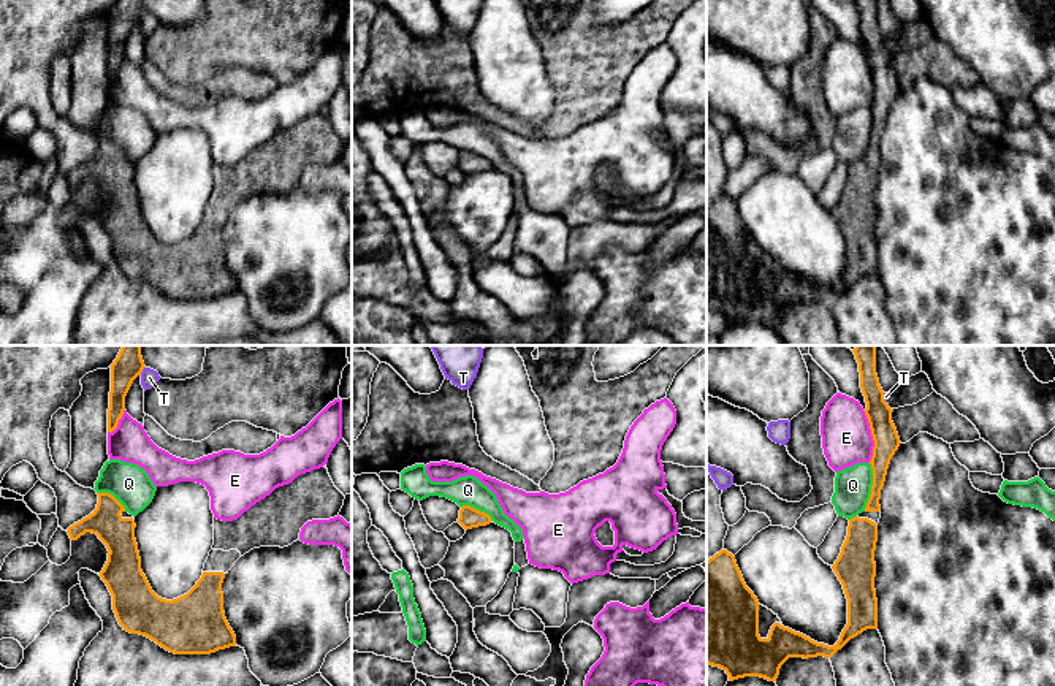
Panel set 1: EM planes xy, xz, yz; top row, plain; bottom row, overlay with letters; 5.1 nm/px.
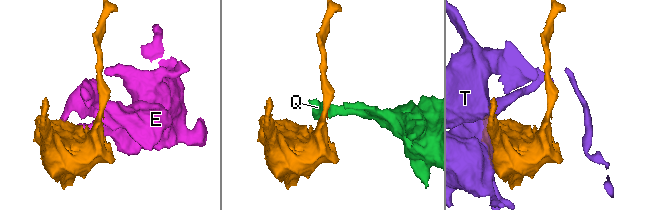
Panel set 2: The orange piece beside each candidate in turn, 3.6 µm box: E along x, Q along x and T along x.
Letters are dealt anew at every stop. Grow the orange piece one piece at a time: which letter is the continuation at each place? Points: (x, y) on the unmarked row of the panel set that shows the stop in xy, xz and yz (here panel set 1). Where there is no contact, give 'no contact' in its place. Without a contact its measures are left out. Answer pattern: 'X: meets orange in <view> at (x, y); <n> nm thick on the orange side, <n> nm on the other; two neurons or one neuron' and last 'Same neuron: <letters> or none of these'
E: meets orange in yz at (872, 80); 130 nm thick on the orange side, 260 nm on the other; two neurons
Q: meets orange in yz at (872, 132); 130 nm thick on the orange side, 190 nm on the other; two neurons
T: meets orange in yz at (883, 43); 130 nm thick on the orange side, 20 nm on the other; two neurons
Same neuron: none of these

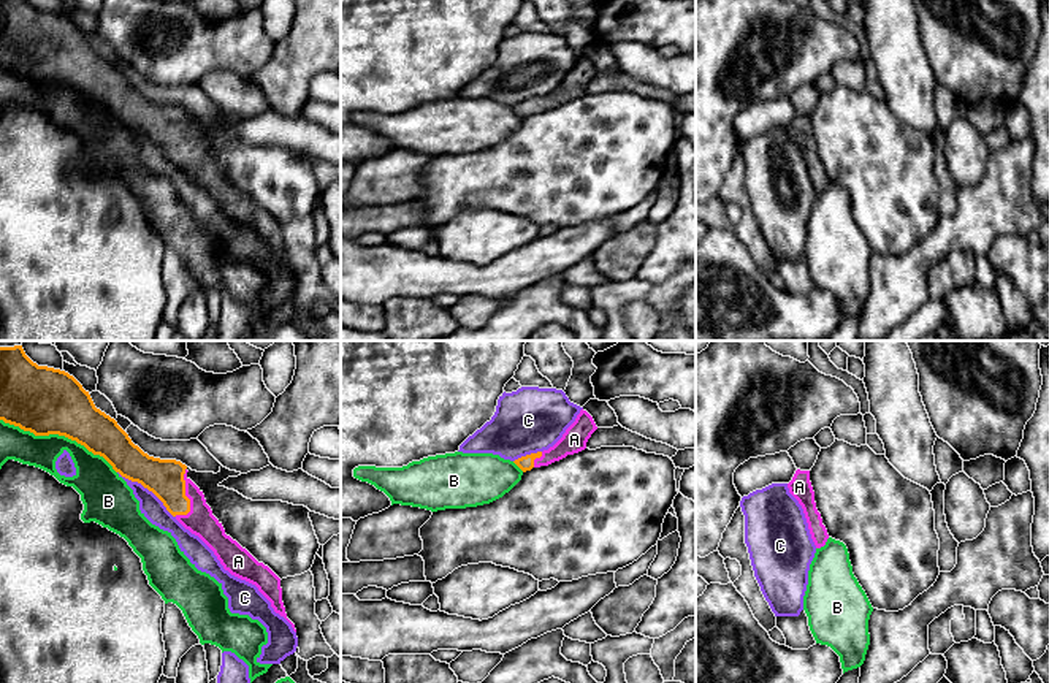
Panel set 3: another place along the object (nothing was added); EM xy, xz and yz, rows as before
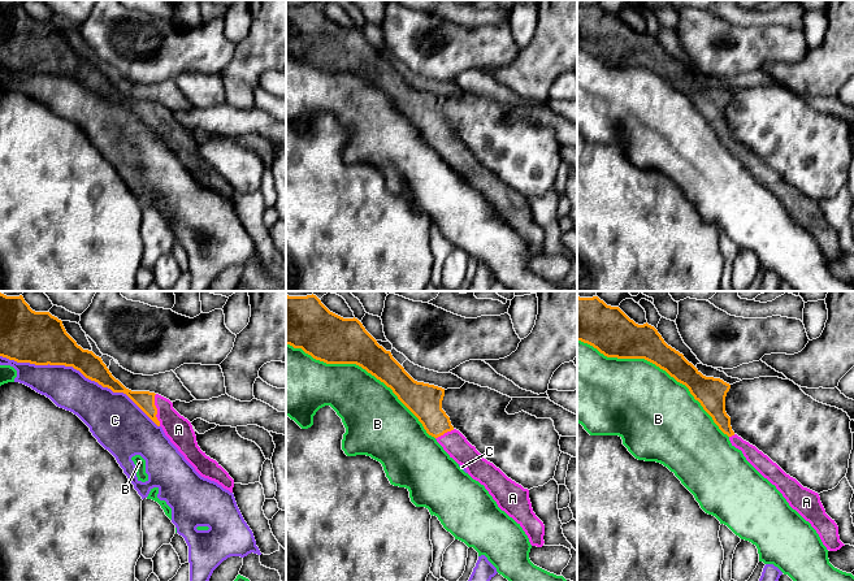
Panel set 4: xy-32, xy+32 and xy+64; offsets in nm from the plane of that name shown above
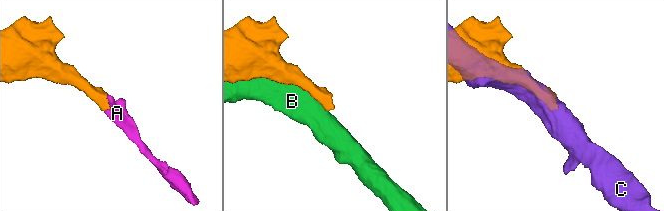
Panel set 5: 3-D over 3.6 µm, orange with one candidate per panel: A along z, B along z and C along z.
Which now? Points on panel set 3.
A: meets orange in xy at (186, 141); 190 nm thick on the orange side, 140 nm on the other; one neuron
B: meets orange in xy at (59, 80); 340 nm thick on the orange side, 180 nm on the other; two neurons
C: meets orange in xy at (148, 133); 190 nm thick on the orange side, 110 nm on the other; two neurons
Same neuron: A

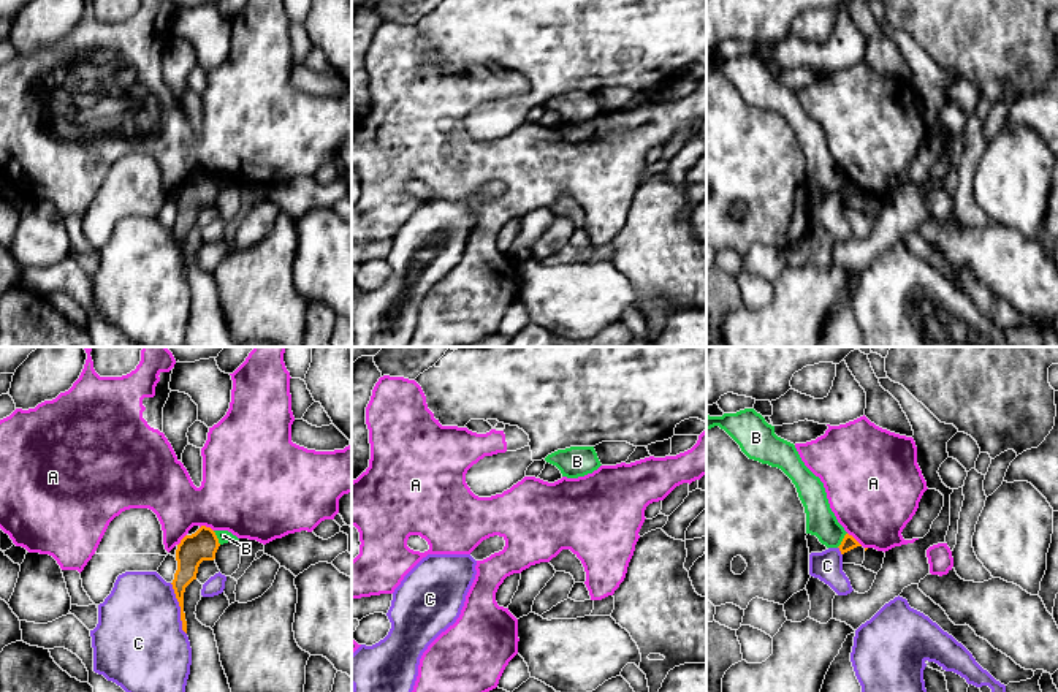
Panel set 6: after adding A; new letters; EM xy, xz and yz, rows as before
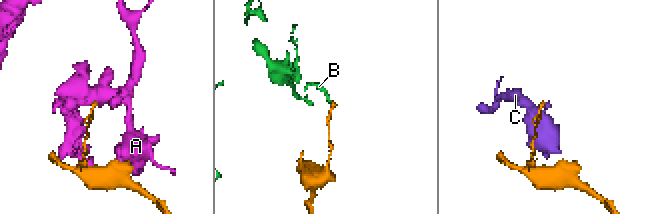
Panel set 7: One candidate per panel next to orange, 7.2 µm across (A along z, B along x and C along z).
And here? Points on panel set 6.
A: meets orange in yz at (854, 184); 70 nm thick on the orange side, 440 nm on the other; two neurons
B: meets orange in yz at (843, 186); 70 nm thick on the orange side, 160 nm on the other; two neurons
C: meets orange in xy at (181, 254); 120 nm thick on the orange side, 440 nm on the other; two neurons
Same neuron: none of these

